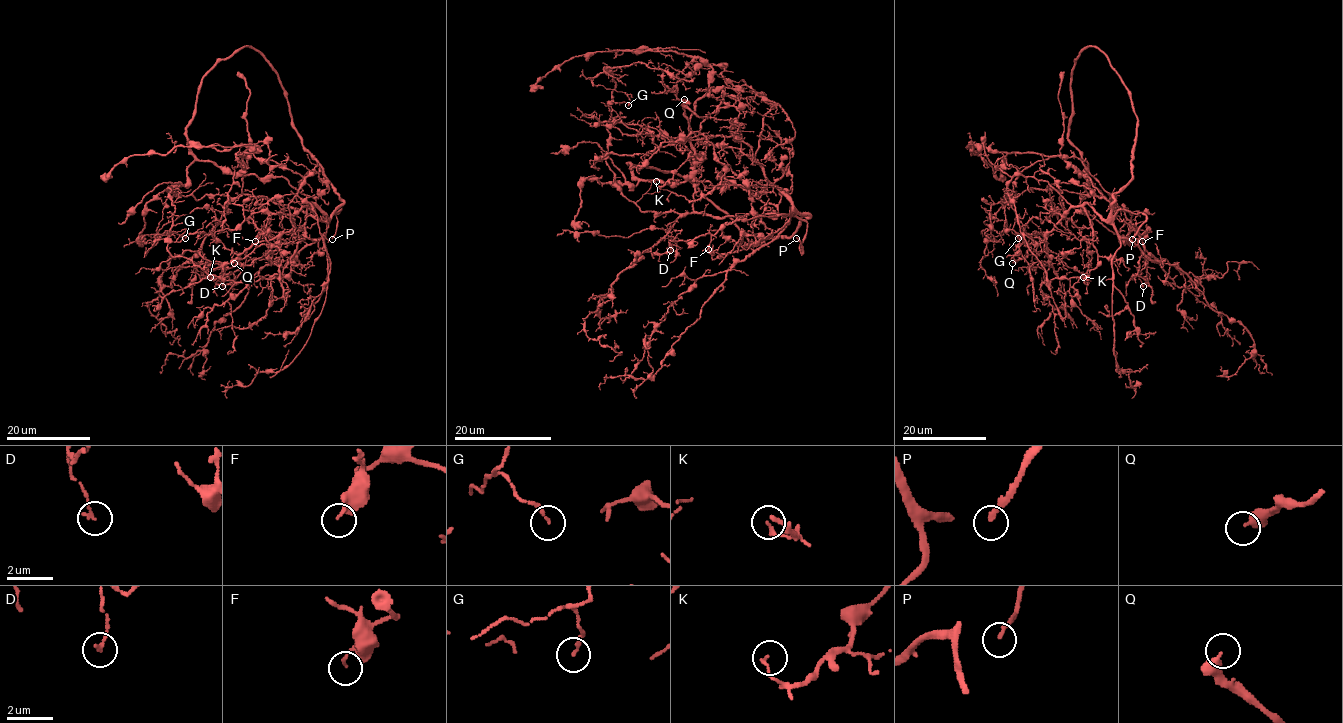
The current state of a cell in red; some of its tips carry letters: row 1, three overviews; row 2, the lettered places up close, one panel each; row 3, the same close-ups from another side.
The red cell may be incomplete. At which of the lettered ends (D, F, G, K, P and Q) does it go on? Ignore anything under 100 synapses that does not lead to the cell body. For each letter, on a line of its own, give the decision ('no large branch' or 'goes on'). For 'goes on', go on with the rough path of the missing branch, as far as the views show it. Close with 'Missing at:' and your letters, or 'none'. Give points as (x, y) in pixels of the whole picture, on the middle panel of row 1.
D: no large branch
F: no large branch
G: no large branch
K: no large branch
P: goes on; missing branch runs (796, 238), (796, 230), (815, 215), (821, 188), (826, 182), (828, 188)
Q: no large branch
Missing at: P

